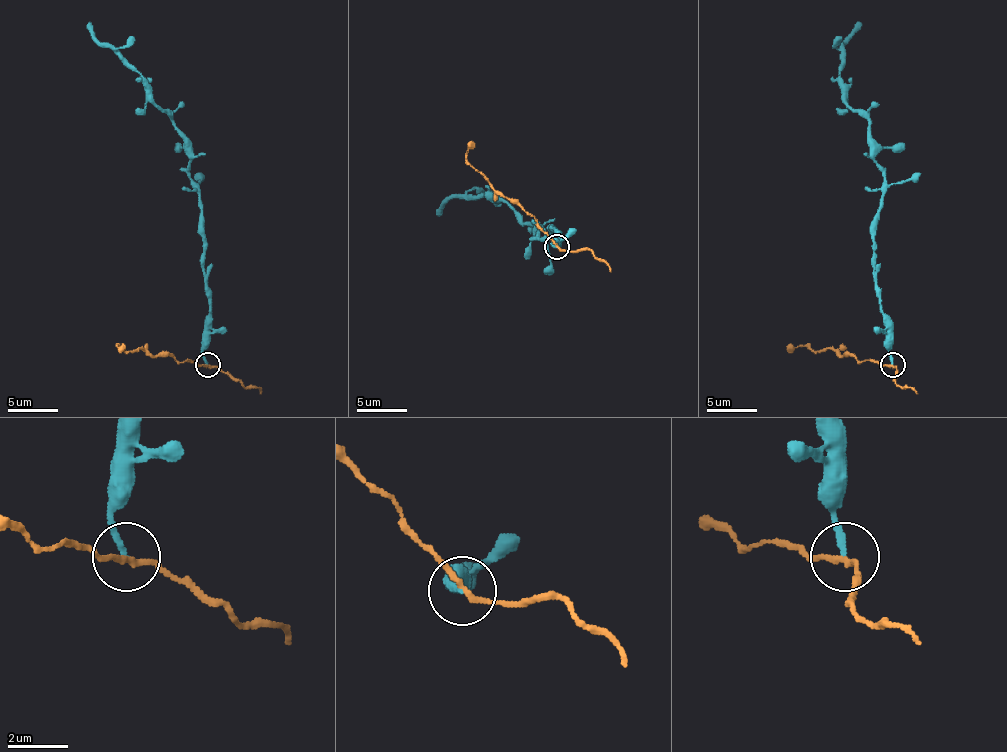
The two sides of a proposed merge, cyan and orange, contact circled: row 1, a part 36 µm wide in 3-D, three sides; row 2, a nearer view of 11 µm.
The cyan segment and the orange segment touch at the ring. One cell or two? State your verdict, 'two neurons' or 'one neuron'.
two neurons

